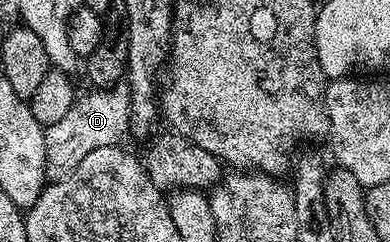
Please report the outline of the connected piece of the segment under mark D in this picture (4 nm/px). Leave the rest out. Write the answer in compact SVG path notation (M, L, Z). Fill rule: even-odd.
M119 83L106 90L95 90L88 97L75 100L72 109L63 120L44 129L47 170L58 175L67 175L94 149L119 144L130 126L129 86Z

